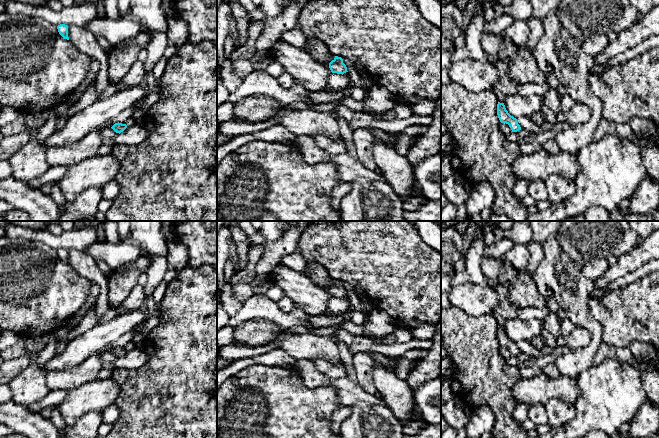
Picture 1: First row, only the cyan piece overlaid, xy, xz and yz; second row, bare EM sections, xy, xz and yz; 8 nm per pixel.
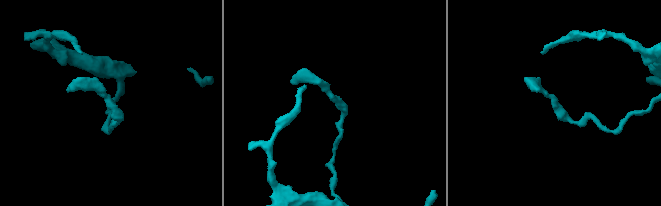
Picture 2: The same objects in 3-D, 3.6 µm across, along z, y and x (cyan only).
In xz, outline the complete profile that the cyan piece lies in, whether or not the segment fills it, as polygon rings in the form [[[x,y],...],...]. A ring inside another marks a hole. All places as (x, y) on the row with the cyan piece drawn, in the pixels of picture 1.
[[[335,56],[335,58],[329,63],[329,68],[332,73],[344,74],[348,72],[346,65],[343,63],[343,59],[338,56]]]

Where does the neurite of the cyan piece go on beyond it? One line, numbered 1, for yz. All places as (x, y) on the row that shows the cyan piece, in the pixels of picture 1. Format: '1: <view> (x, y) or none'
1: none

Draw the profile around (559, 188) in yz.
[[[551,175],[545,180],[548,200],[551,204],[571,198],[576,190],[575,180],[569,180],[560,175]]]

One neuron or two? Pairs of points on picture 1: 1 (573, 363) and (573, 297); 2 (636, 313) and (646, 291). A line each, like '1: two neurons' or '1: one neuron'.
1: one neuron
2: one neuron

